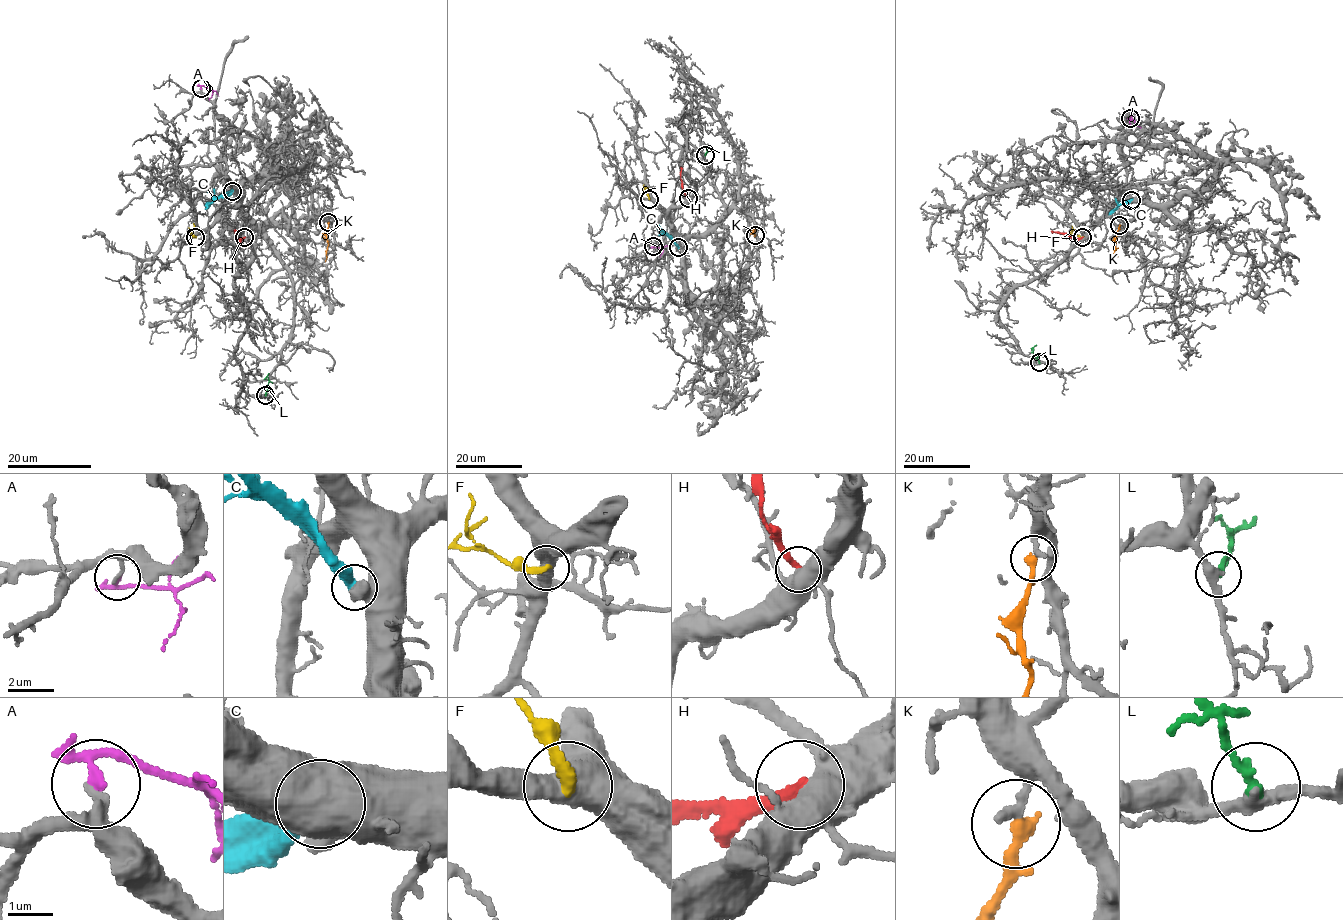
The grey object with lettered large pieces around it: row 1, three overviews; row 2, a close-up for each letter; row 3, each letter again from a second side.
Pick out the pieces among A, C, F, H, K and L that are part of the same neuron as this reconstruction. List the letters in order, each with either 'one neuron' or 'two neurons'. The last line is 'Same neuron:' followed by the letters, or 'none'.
A: two neurons
C: two neurons
F: two neurons
H: two neurons
K: one neuron
L: one neuron
Same neuron: K, L

